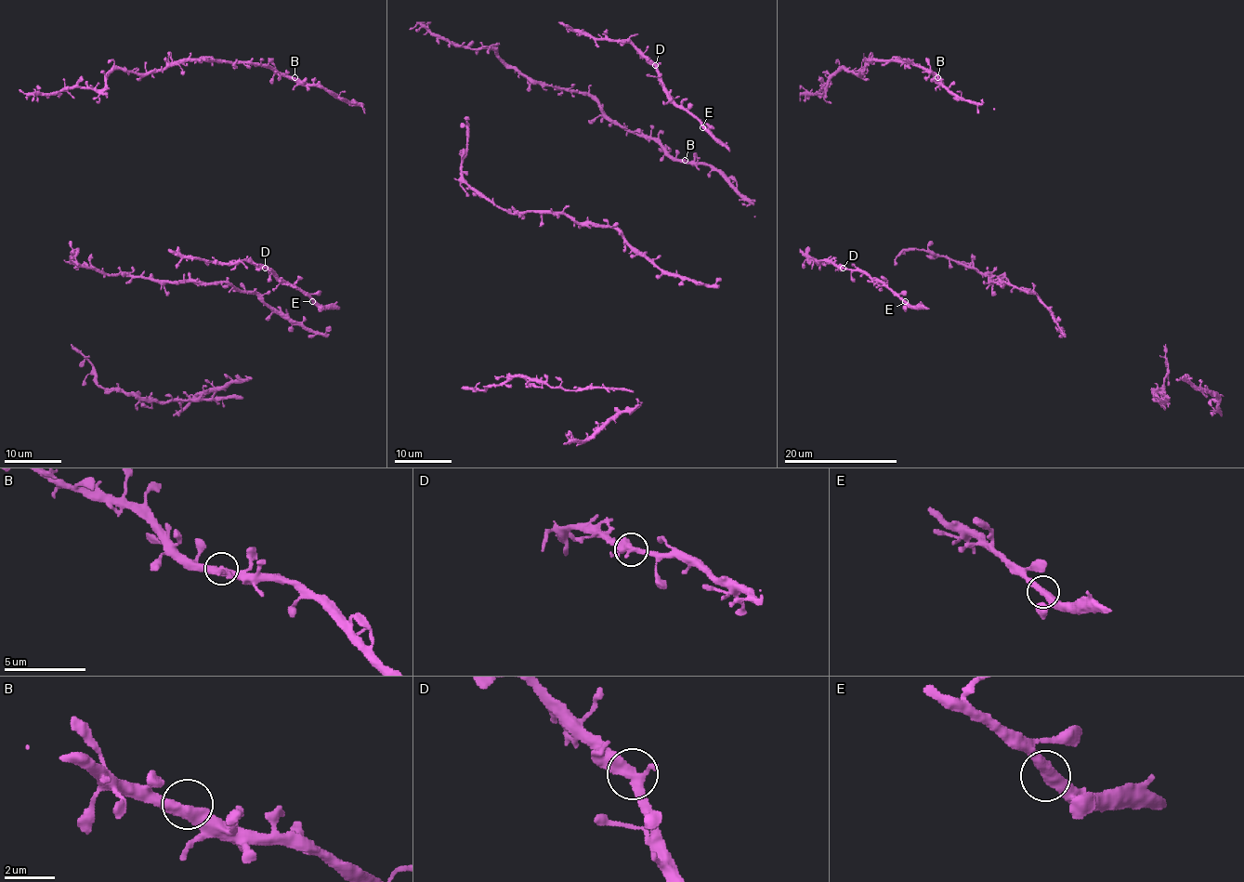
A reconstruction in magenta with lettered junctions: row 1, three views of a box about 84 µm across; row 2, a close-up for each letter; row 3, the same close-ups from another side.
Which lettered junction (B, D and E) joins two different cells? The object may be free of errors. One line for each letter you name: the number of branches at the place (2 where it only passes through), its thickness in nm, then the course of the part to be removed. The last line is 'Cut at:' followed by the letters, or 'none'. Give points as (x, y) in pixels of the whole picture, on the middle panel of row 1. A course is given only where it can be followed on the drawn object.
Cut at: none

